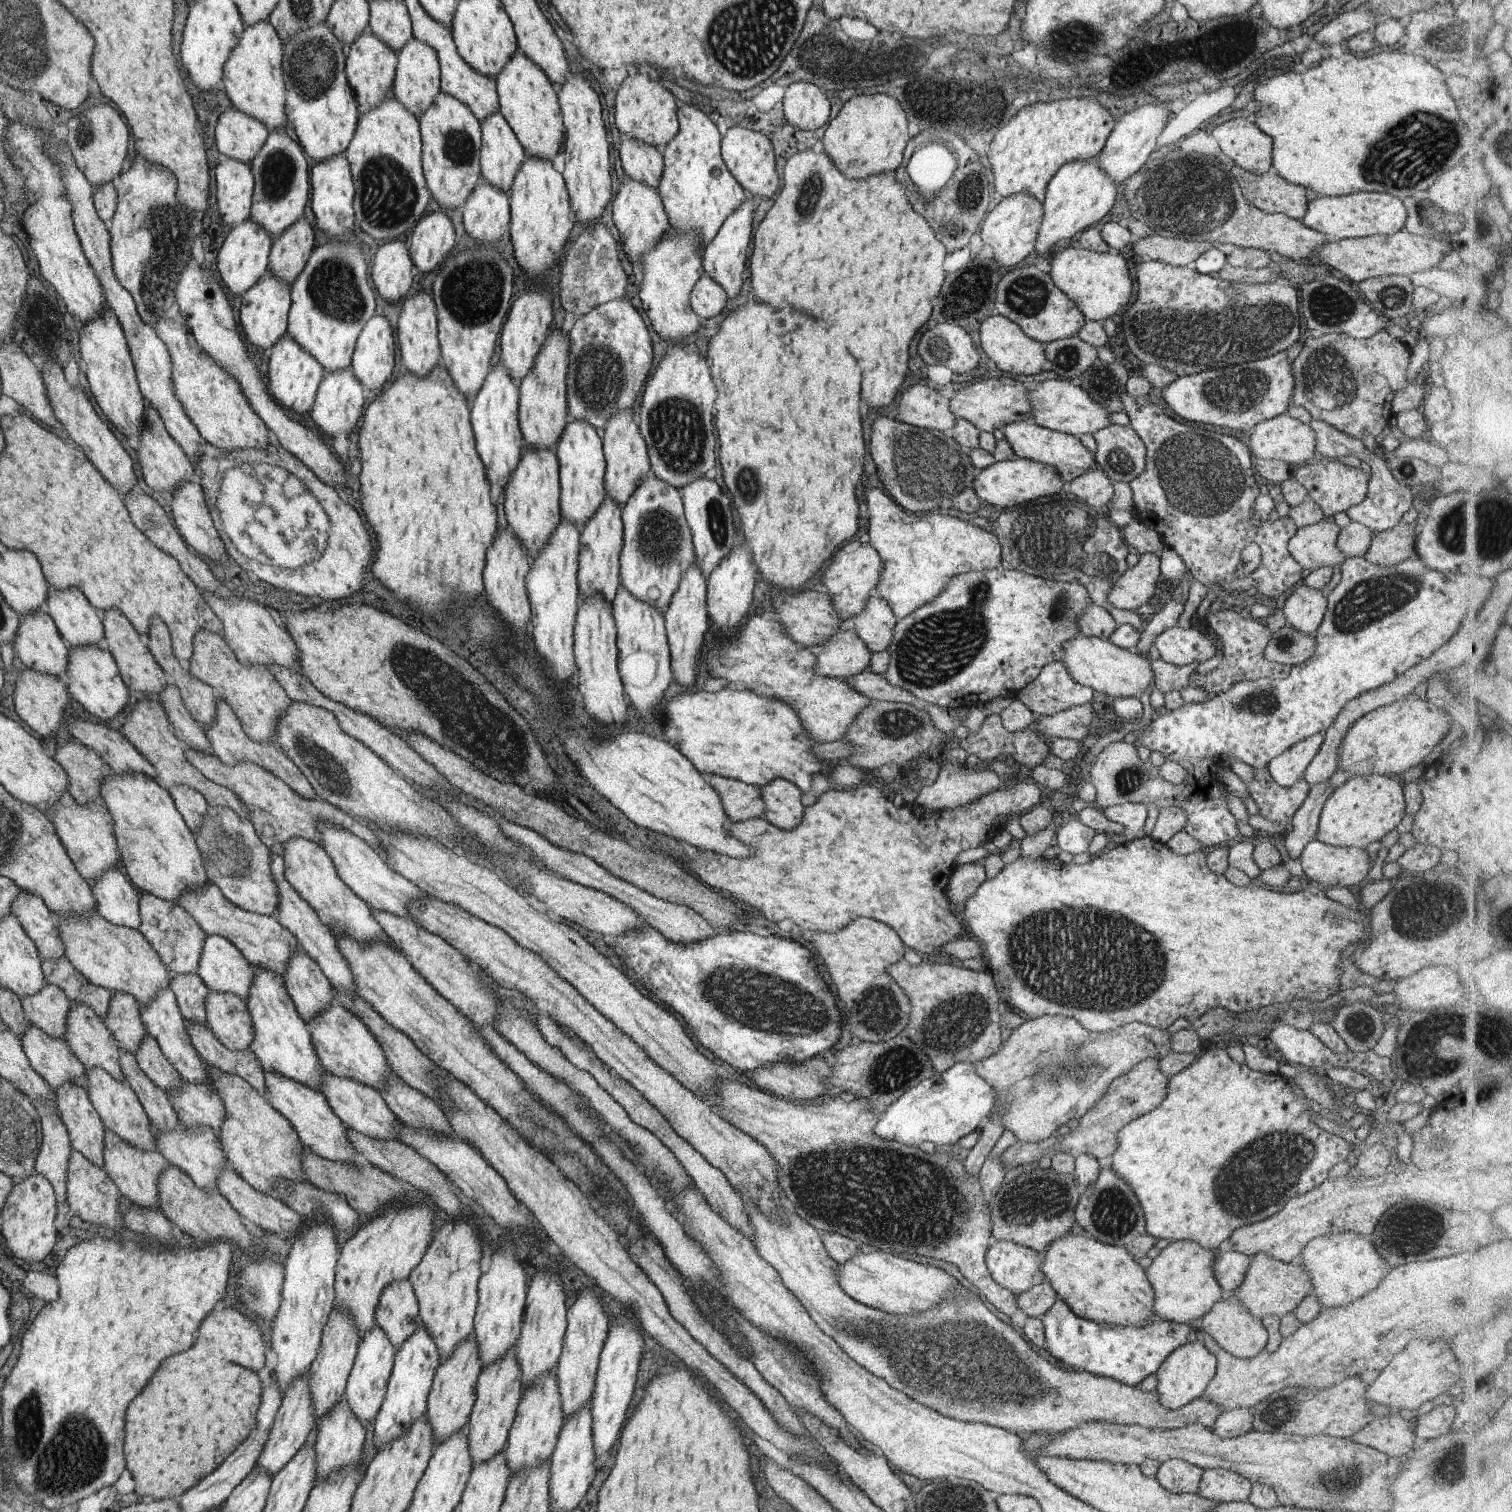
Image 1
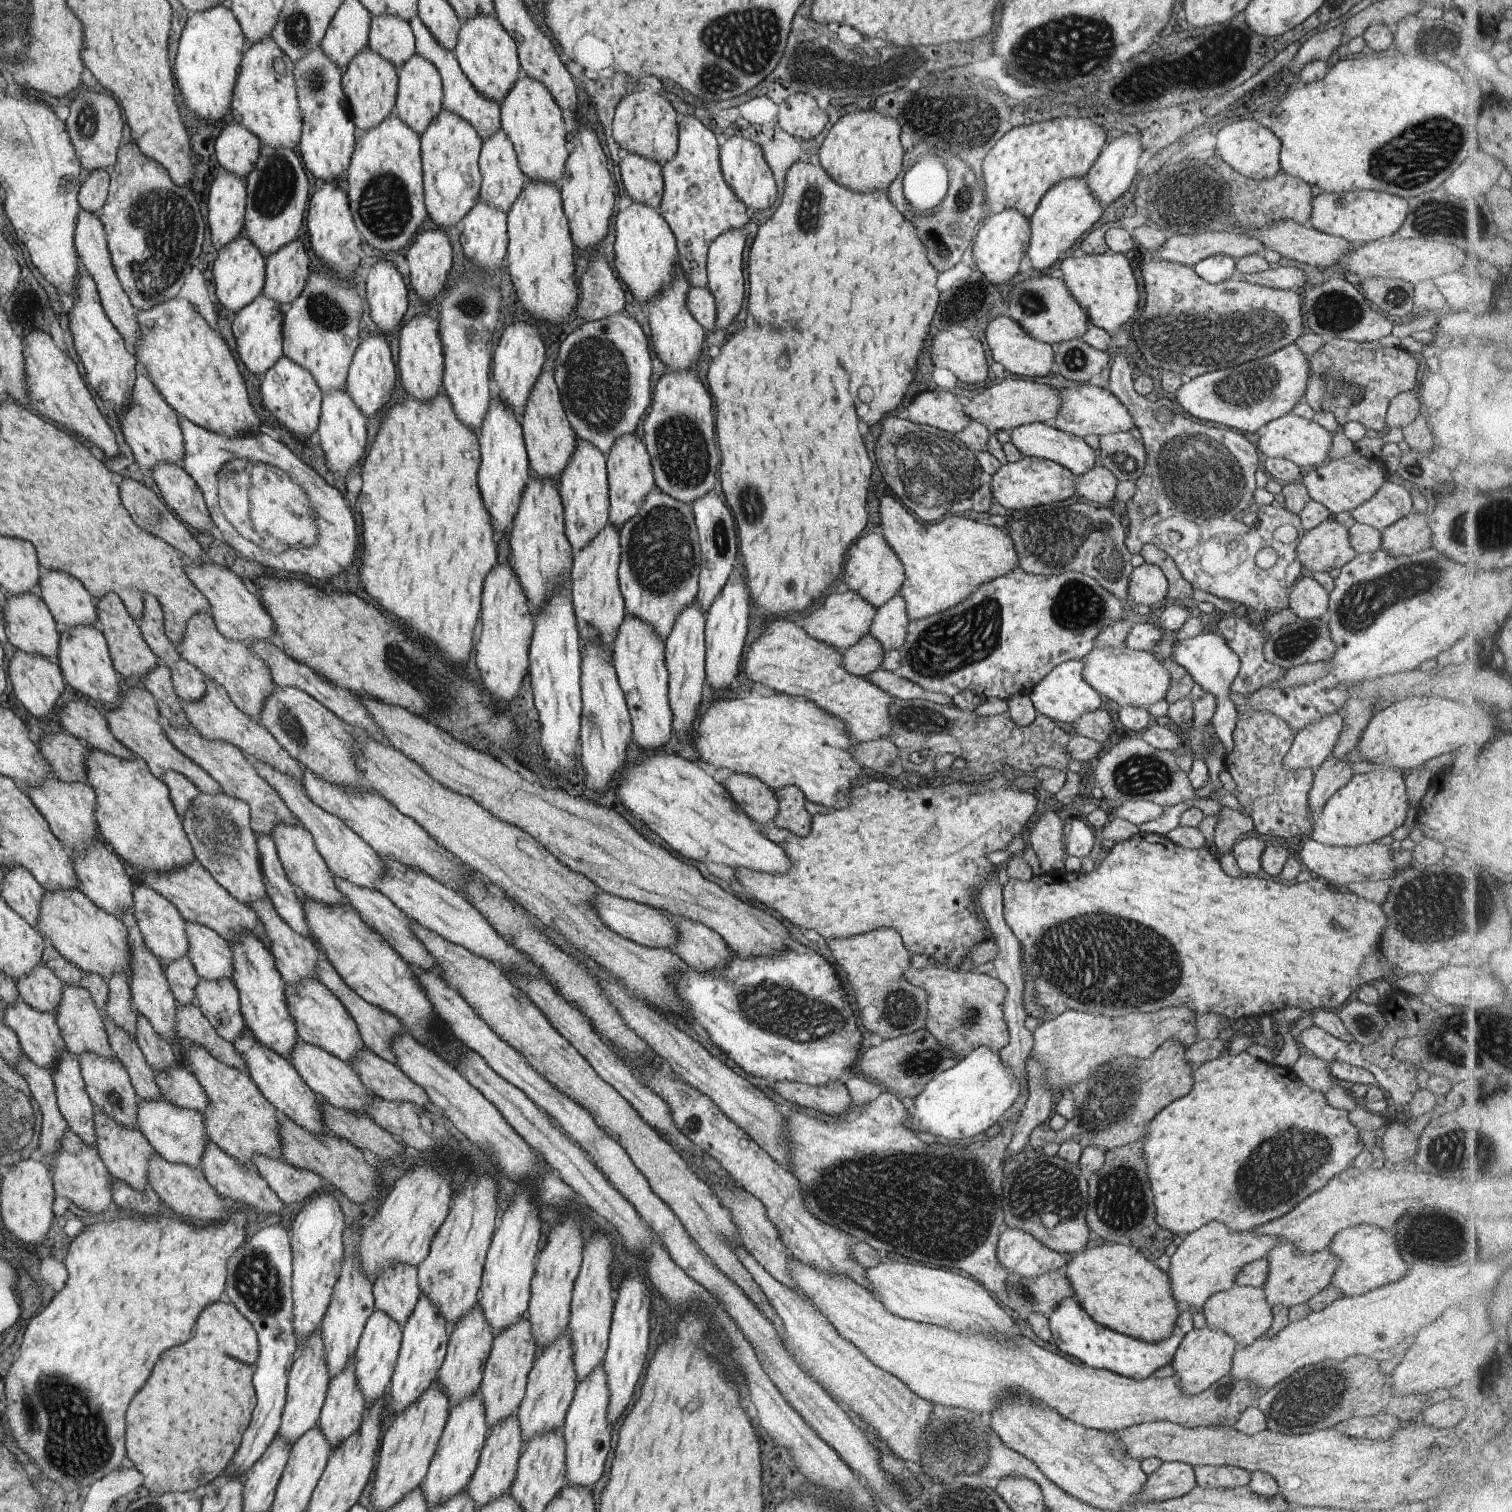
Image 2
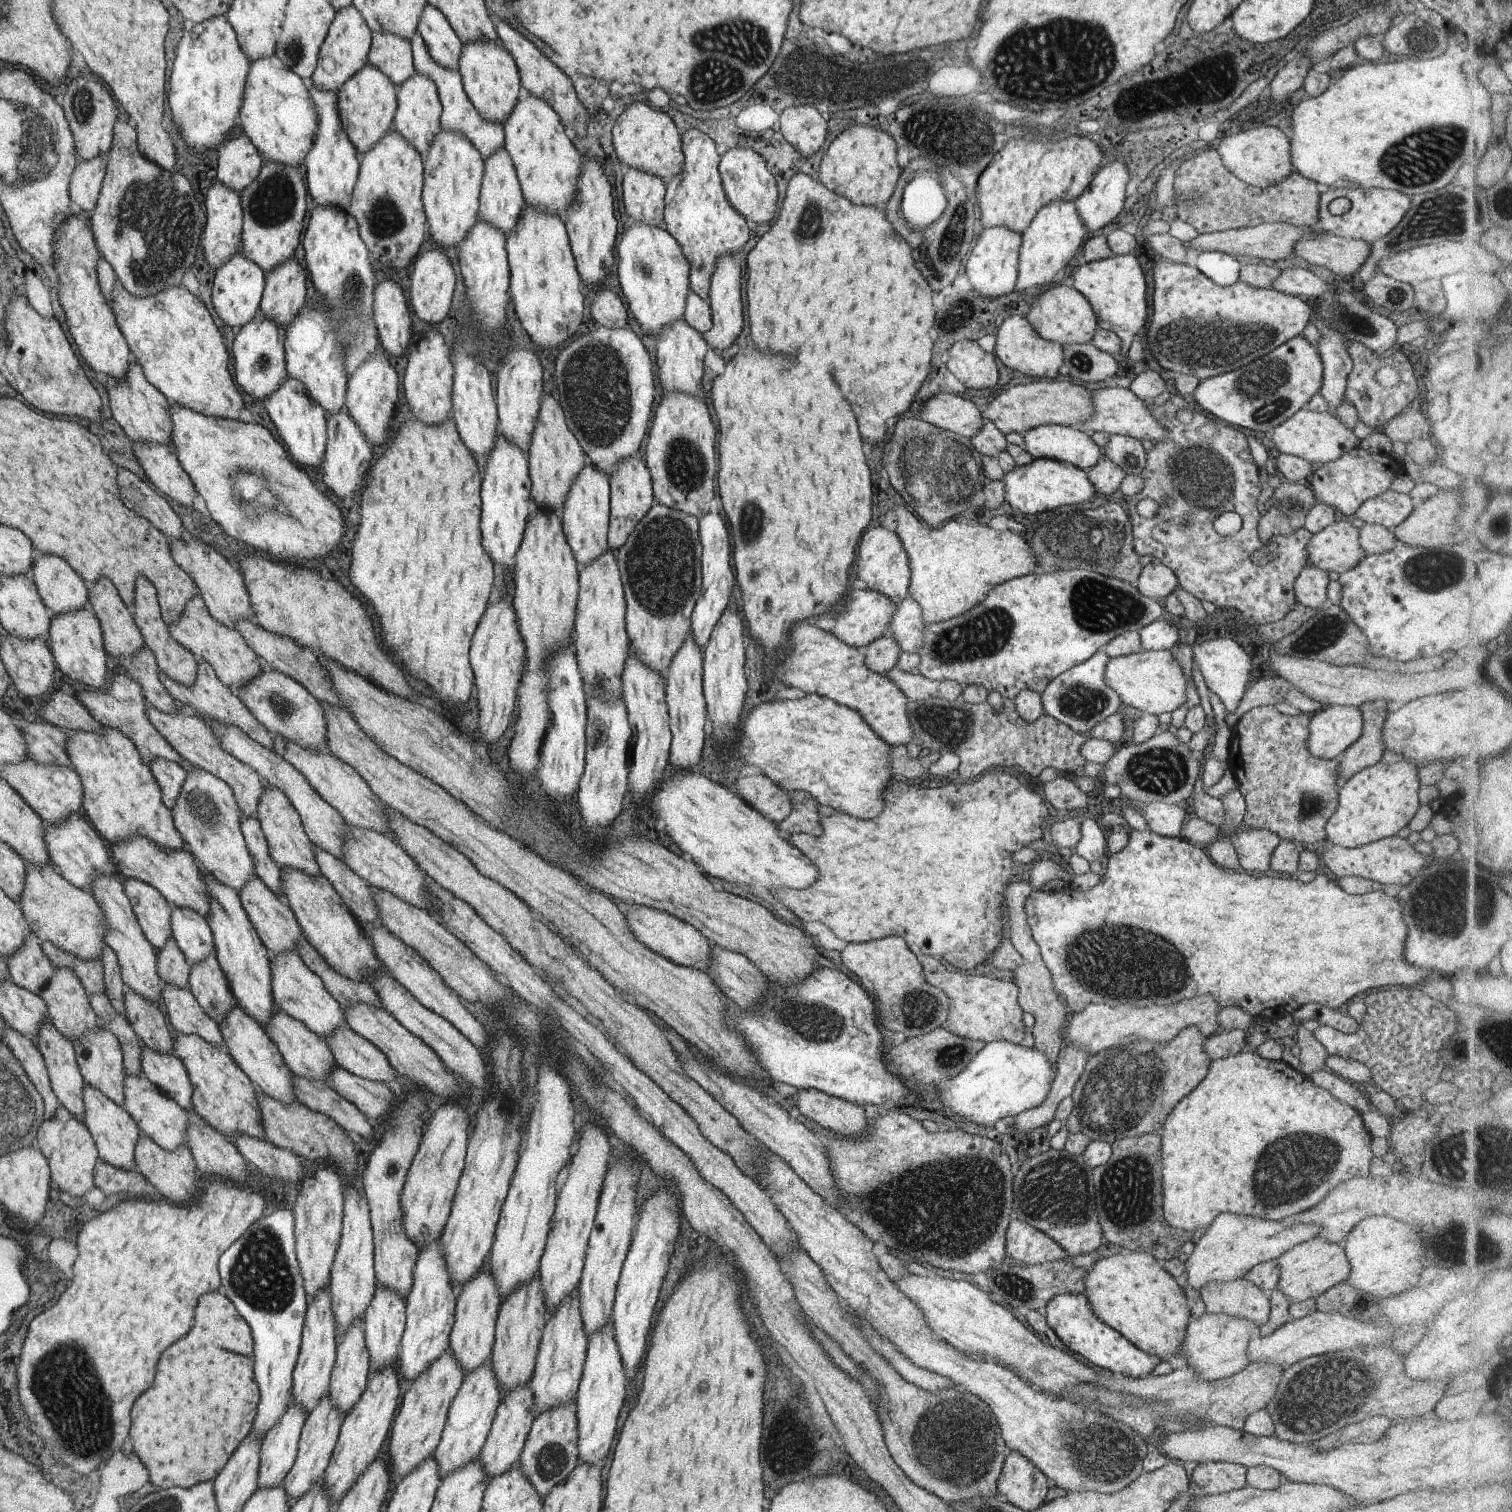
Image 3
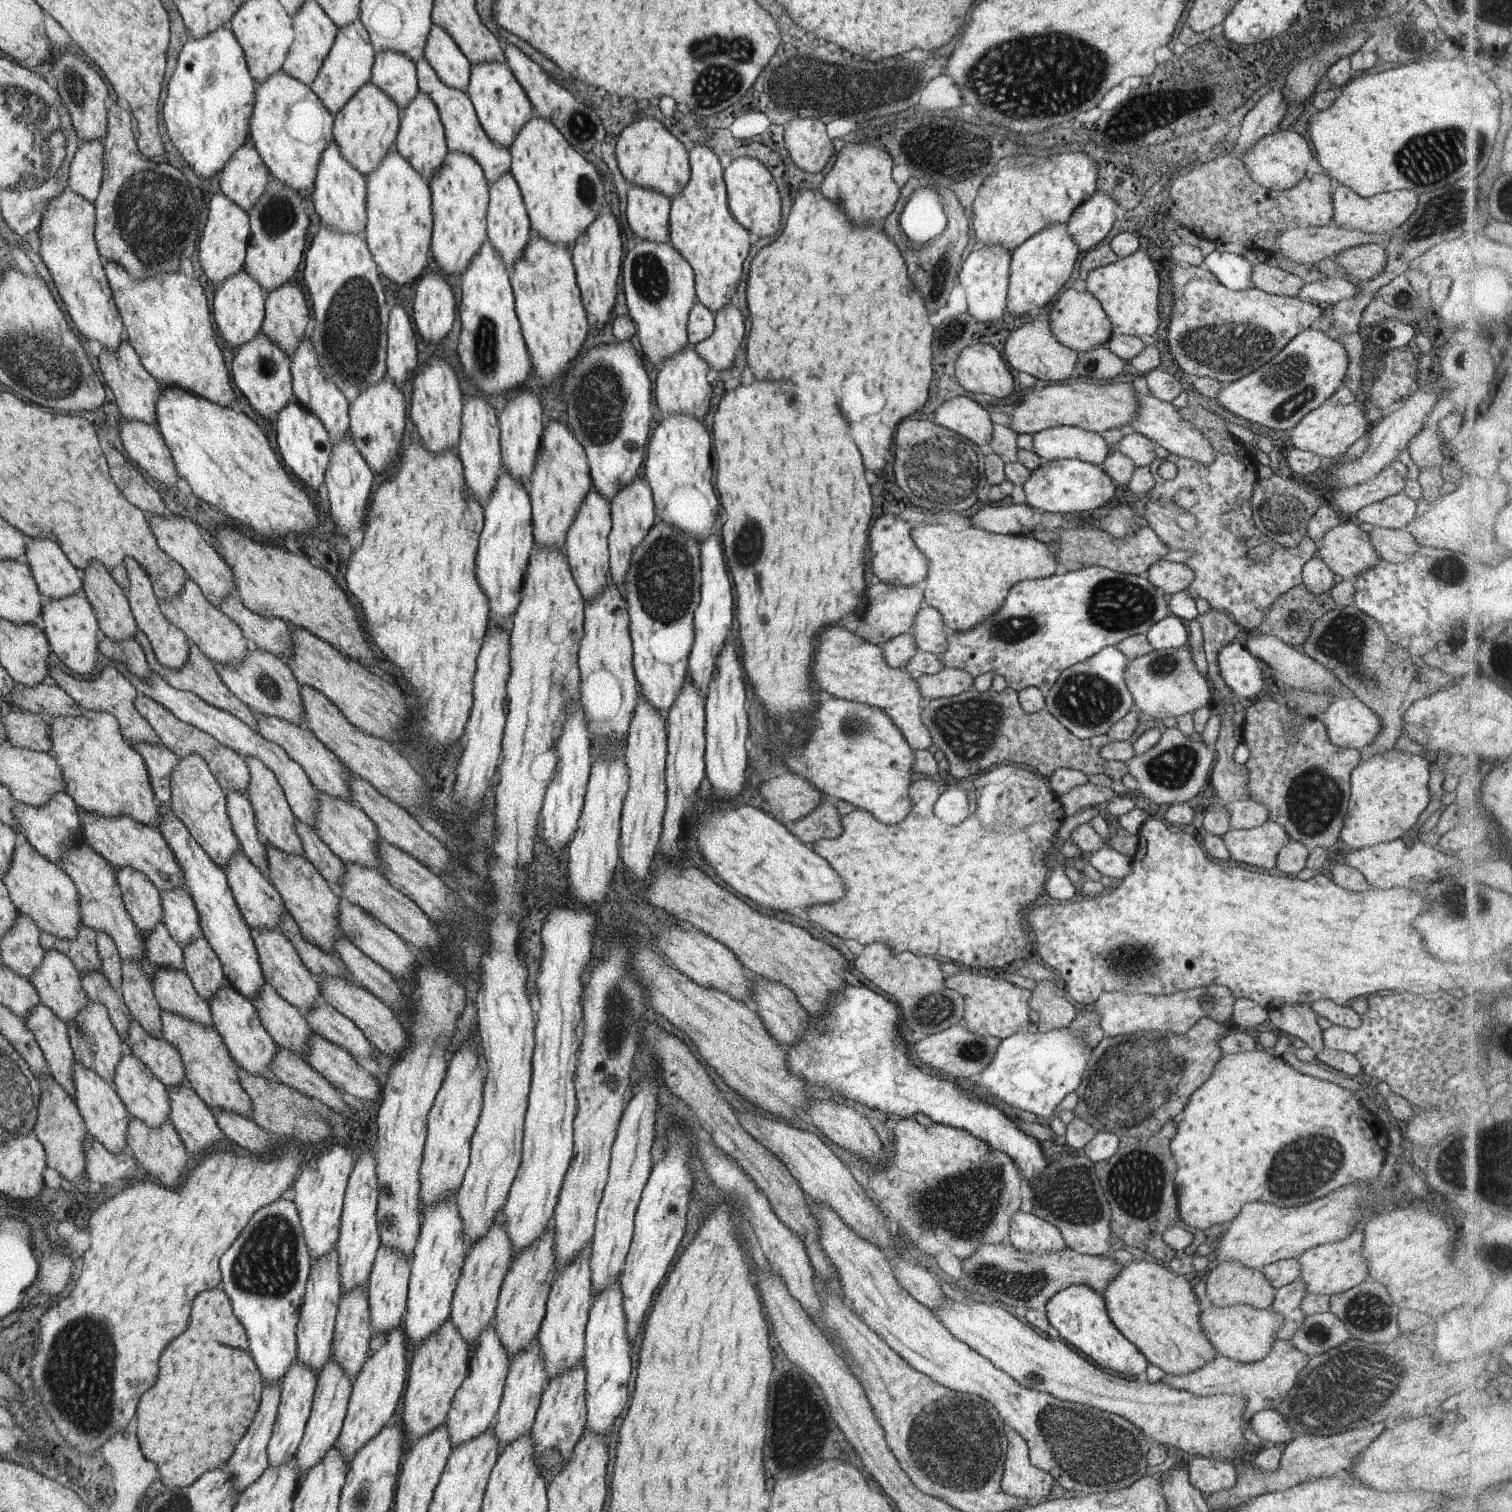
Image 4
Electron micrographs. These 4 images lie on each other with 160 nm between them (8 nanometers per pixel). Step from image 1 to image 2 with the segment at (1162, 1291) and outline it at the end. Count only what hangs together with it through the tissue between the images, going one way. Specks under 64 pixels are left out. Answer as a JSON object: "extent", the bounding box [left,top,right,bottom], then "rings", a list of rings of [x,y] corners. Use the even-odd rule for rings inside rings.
{"extent":[1166,1221,1281,1308],"rings":[[[1209,1221],[1192,1233],[1184,1234],[1176,1252],[1166,1262],[1172,1298],[1183,1308],[1201,1308],[1212,1294],[1226,1291],[1235,1284],[1235,1276],[1242,1266],[1262,1259],[1279,1243],[1281,1240],[1277,1237],[1254,1235],[1251,1231],[1231,1232],[1226,1224]]]}

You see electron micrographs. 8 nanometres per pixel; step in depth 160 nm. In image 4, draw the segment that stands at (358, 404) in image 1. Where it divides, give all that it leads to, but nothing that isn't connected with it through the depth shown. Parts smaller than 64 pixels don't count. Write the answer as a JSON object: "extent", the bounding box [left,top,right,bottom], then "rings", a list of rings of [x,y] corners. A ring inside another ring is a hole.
{"extent":[323,430,373,534],"rings":[[[348,430],[345,436],[335,443],[334,454],[331,455],[329,466],[326,468],[323,484],[328,492],[329,514],[337,528],[337,534],[347,534],[351,528],[363,528],[365,524],[363,516],[365,516],[365,506],[371,492],[371,482],[373,482],[373,474],[357,450],[357,446],[353,444]]]}

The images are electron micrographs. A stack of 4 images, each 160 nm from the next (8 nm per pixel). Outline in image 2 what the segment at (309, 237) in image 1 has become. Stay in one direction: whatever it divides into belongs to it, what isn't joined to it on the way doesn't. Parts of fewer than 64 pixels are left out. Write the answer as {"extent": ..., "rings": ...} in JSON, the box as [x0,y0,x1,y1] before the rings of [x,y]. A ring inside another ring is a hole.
{"extent":[263,238,309,307],"rings":[[[298,238],[284,244],[267,257],[263,295],[285,307],[289,306],[306,286],[307,264],[309,258]]]}

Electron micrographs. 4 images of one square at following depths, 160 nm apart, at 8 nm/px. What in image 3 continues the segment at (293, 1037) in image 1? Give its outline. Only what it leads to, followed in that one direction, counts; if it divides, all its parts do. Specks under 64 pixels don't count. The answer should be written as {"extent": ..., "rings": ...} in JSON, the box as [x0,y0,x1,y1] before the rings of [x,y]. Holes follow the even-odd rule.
{"extent":[203,872,275,1028],"rings":[[[203,872],[207,896],[209,896],[209,915],[205,919],[213,934],[214,952],[218,964],[226,975],[236,1005],[266,1028],[275,1012],[271,992],[271,966],[269,954],[260,940],[254,925],[250,923],[246,911],[242,908],[238,893],[227,885],[221,884],[213,875]]]}

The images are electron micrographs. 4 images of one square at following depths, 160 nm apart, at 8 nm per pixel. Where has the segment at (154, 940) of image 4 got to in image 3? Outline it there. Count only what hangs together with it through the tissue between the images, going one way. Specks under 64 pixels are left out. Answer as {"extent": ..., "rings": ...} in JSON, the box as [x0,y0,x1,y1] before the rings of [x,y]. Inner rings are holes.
{"extent":[155,939,190,988],"rings":[[[171,939],[165,946],[155,950],[156,966],[162,983],[169,983],[179,988],[189,983],[190,963],[178,948],[177,942]]]}

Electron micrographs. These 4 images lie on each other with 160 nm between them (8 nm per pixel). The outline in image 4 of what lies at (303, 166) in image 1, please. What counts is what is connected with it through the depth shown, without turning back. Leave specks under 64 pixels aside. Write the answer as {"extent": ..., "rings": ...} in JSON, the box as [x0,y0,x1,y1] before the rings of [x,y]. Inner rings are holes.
{"extent":[242,178,309,292],"rings":[[[269,178],[266,190],[247,212],[250,213],[250,238],[242,270],[269,292],[287,283],[301,262],[305,230],[309,226],[307,214],[301,206],[299,193],[273,178]]]}

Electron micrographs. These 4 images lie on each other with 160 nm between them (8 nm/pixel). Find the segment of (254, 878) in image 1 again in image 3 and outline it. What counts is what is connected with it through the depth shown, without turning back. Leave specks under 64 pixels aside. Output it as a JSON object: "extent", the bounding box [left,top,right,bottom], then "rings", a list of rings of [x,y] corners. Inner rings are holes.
{"extent":[170,767,254,892],"rings":[[[199,767],[186,771],[181,791],[170,809],[174,827],[202,871],[239,892],[253,876],[254,863],[240,828],[241,810],[226,781]]]}

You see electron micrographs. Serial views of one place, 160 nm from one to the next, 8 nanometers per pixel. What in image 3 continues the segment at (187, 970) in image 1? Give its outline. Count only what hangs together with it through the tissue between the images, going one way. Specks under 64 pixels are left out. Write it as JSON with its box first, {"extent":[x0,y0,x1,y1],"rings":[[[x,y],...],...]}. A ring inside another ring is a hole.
{"extent":[123,877,173,950],"rings":[[[131,877],[124,878],[123,888],[146,939],[155,950],[165,946],[171,940],[169,916],[172,916],[173,910],[163,900],[162,893],[150,884]]]}

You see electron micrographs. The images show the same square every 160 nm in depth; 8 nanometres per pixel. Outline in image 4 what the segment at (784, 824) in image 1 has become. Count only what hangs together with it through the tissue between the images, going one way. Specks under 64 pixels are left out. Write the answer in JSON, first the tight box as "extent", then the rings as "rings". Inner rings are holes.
{"extent":[790,800,842,846],"rings":[[[823,800],[806,817],[795,821],[790,834],[794,834],[803,844],[811,846],[818,840],[838,837],[842,832],[841,819],[834,801]]]}

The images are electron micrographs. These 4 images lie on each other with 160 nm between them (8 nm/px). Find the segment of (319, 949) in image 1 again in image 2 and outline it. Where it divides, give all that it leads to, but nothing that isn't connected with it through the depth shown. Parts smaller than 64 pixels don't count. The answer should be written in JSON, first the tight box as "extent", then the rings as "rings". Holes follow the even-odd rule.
{"extent":[255,834,310,937],"rings":[[[255,834],[255,838],[267,898],[274,905],[275,912],[292,929],[310,937],[310,932],[304,921],[300,893],[287,880],[271,835]]]}

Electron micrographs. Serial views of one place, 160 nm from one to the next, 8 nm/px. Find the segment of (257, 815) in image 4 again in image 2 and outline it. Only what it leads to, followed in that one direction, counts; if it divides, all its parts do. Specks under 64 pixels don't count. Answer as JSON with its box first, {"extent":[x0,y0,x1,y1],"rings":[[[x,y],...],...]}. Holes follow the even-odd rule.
{"extent":[271,823,349,905],"rings":[[[279,823],[277,826],[273,826],[271,837],[287,880],[298,890],[300,895],[314,901],[324,902],[326,905],[349,903],[337,890],[333,873],[327,868],[326,861],[318,852],[311,833],[301,823]]]}

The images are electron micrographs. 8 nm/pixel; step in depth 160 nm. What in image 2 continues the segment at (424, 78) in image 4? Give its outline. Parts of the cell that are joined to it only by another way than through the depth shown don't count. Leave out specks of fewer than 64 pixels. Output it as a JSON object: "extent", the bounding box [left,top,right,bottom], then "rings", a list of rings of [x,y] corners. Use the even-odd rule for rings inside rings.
{"extent":[409,14,501,140],"rings":[[[416,14],[409,20],[410,28],[414,35],[414,54],[427,59],[438,69],[442,81],[442,108],[450,113],[455,113],[464,121],[469,122],[475,128],[478,135],[485,140],[497,131],[501,130],[501,108],[495,101],[487,100],[477,89],[473,88],[470,80],[465,76],[453,52],[444,49],[429,32]]]}

